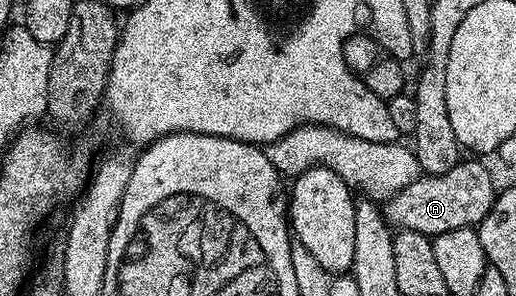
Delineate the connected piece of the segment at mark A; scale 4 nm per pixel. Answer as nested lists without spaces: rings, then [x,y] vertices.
[[[462,160],[455,168],[442,174],[425,174],[415,179],[395,196],[385,199],[383,213],[390,227],[414,230],[430,236],[451,232],[455,228],[474,228],[491,212],[499,186],[493,183],[489,170],[481,160]]]

